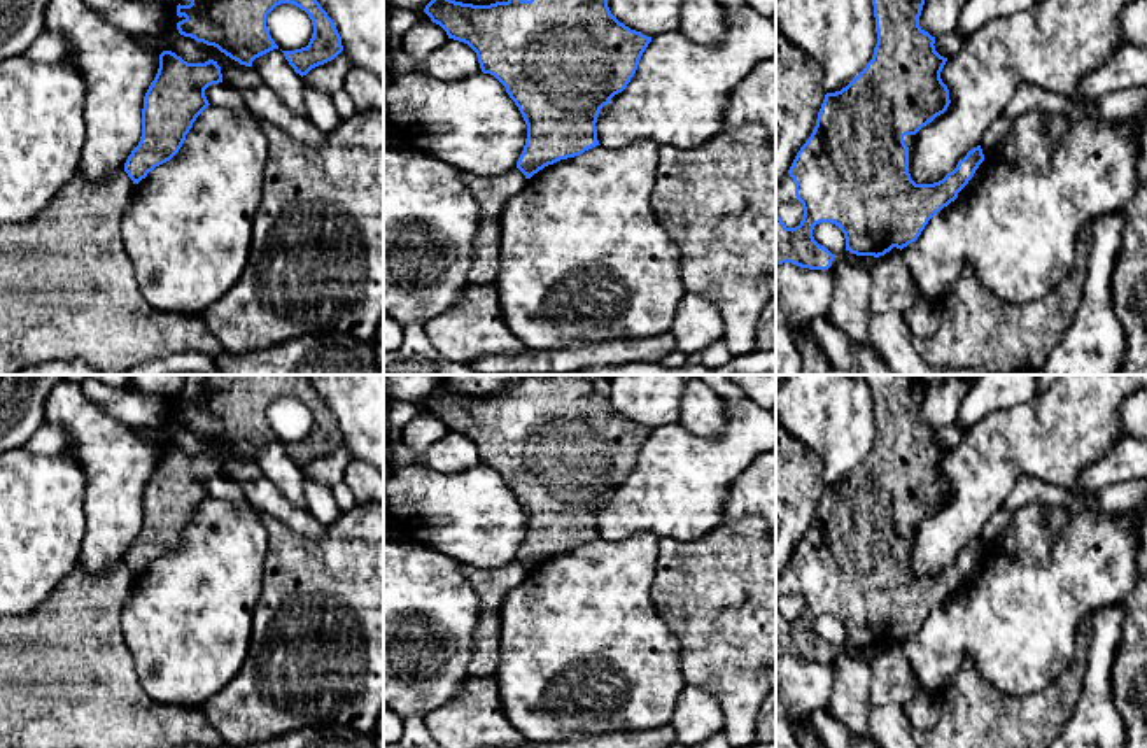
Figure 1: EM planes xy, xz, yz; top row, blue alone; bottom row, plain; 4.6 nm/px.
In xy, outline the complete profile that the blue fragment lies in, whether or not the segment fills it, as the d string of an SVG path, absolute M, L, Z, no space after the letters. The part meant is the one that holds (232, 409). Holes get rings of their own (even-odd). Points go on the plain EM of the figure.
M187 375L182 391L166 398L165 424L179 424L196 434L252 459L252 454L278 441L266 419L266 408L280 396L305 403L313 417L306 440L282 443L301 469L334 452L341 429L306 375Z

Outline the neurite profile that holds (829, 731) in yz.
M827 708L814 709L809 715L797 718L793 725L806 725L827 748L879 748L874 739L851 734Z

